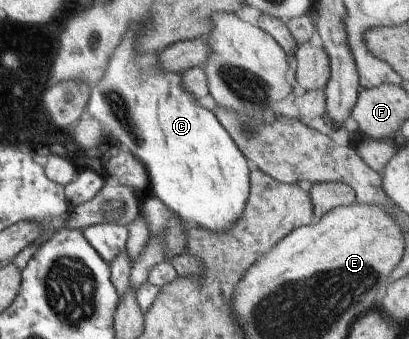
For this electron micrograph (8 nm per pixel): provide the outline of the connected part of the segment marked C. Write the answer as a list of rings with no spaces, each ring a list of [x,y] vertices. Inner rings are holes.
[[[127,30],[121,44],[109,58],[105,76],[93,85],[85,113],[95,117],[111,137],[115,147],[125,148],[145,166],[149,176],[149,188],[161,202],[165,203],[185,222],[193,222],[209,232],[231,230],[239,216],[245,211],[249,196],[249,169],[252,165],[244,153],[237,148],[233,137],[223,128],[217,116],[201,106],[195,96],[183,90],[183,73],[165,72],[159,68],[159,52],[137,54],[135,42],[139,32]]]

